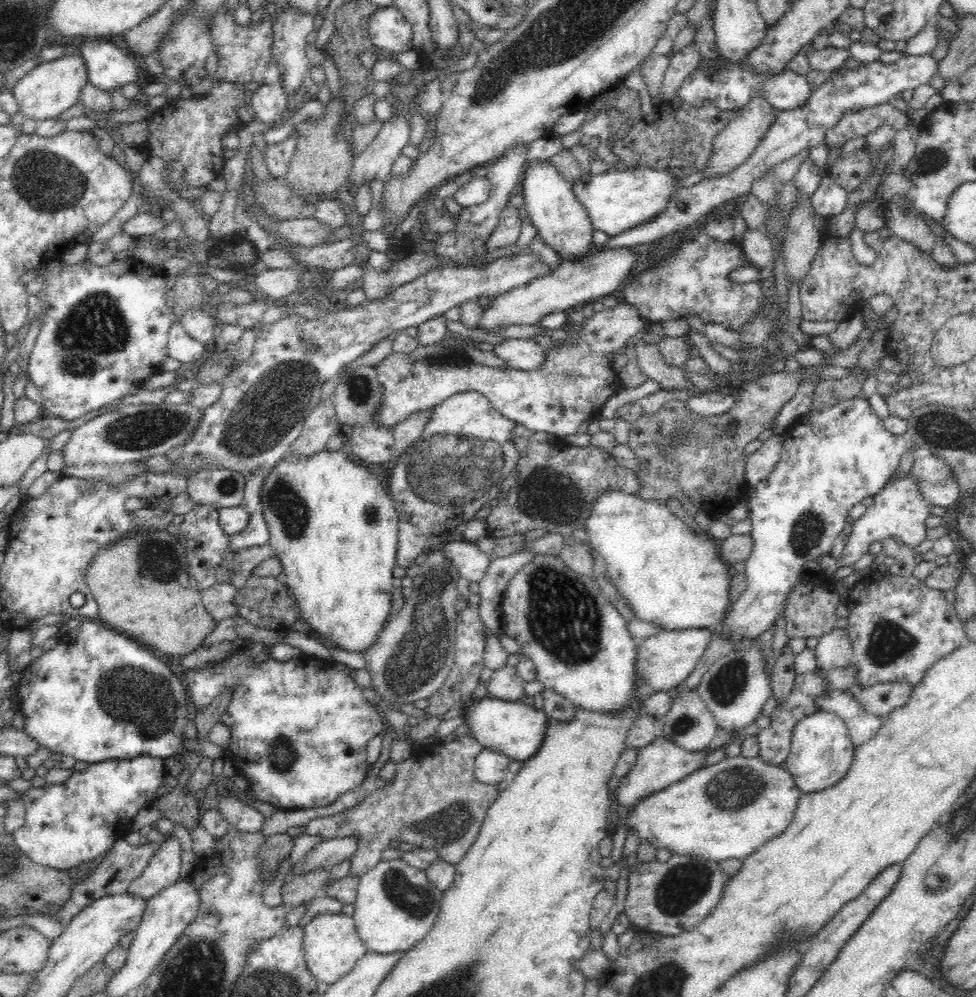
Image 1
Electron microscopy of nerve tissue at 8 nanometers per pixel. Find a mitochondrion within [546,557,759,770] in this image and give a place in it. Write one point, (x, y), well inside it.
(725, 685)

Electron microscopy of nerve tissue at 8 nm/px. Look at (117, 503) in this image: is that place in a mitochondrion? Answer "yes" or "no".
no

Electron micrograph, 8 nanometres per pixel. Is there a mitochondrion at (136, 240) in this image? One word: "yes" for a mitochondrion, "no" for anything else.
no

